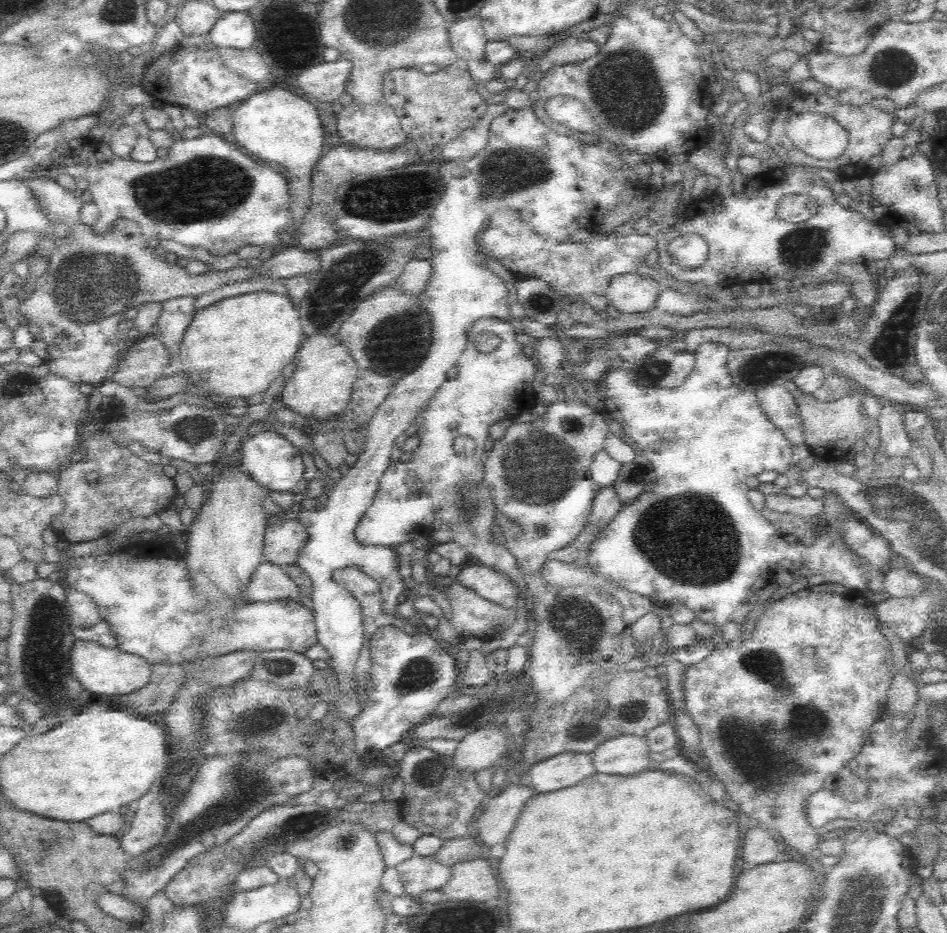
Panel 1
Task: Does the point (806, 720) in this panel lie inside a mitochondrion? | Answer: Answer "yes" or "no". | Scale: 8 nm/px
yes

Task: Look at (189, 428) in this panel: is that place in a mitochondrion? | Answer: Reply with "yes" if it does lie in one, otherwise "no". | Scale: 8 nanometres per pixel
yes

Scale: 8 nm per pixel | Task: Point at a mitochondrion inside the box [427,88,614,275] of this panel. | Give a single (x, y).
(509, 171)

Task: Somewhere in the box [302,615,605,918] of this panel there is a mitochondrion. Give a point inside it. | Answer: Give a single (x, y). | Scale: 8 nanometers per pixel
(417, 674)

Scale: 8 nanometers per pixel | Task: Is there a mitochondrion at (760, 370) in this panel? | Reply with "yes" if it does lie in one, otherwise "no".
yes

